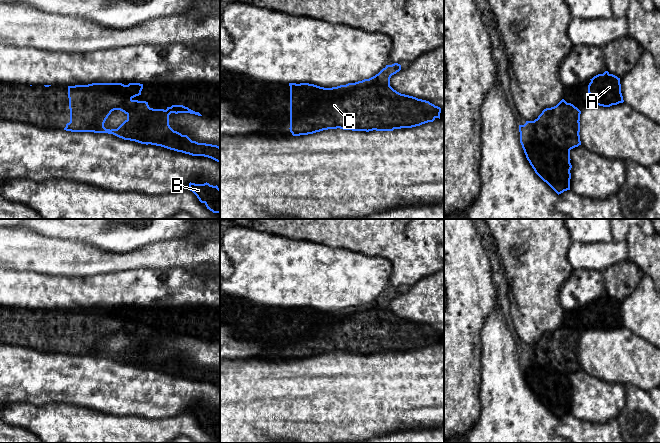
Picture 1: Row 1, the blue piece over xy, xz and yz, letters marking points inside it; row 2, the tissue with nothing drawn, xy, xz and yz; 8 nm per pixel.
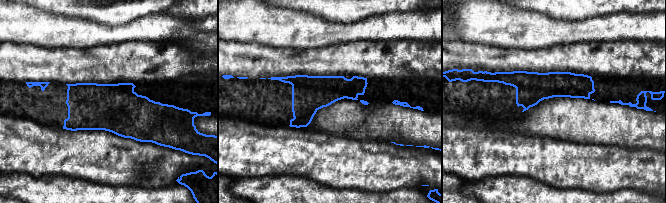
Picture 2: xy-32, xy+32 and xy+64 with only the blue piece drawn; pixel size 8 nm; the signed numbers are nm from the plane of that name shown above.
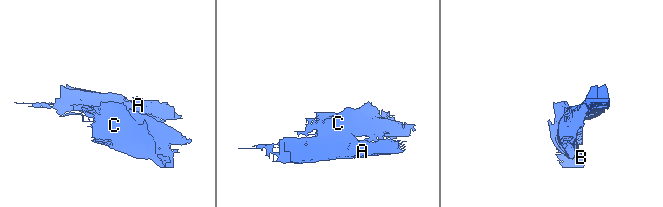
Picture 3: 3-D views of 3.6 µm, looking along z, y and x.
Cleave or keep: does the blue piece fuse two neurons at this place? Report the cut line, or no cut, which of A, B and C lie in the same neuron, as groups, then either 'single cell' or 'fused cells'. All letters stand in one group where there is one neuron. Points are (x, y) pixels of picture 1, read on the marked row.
cut xy (75, 85), (111, 90), (131, 99); groups A / B C; fused cells

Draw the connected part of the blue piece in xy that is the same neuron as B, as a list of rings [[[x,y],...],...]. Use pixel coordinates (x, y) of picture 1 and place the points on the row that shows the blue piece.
[[[189,183],[189,190],[192,191],[201,203],[204,203],[213,213],[220,213],[220,189],[218,186],[209,183]]]

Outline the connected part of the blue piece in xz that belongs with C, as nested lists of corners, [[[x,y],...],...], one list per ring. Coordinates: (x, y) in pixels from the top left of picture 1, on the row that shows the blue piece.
[[[386,65],[375,76],[332,88],[309,83],[289,83],[290,132],[293,136],[308,135],[328,129],[373,131],[377,129],[412,128],[440,119],[441,108],[429,101],[401,94],[390,86],[390,78],[401,65]]]

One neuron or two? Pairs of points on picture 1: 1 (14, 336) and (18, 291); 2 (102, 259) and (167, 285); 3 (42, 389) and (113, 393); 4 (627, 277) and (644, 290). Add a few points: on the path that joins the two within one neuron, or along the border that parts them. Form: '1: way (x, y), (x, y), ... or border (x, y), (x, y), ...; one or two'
1: border (10, 306), (27, 307), (29, 309); two
2: border (151, 268), (132, 268), (105, 274); two
3: way (60, 389), (95, 389); one
4: border (643, 275), (635, 288), (621, 301); two

